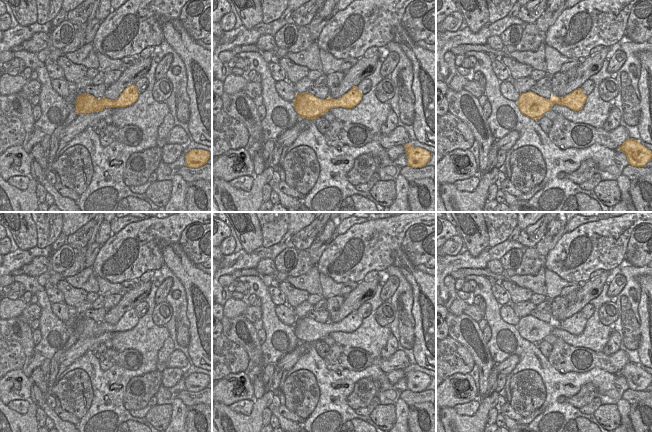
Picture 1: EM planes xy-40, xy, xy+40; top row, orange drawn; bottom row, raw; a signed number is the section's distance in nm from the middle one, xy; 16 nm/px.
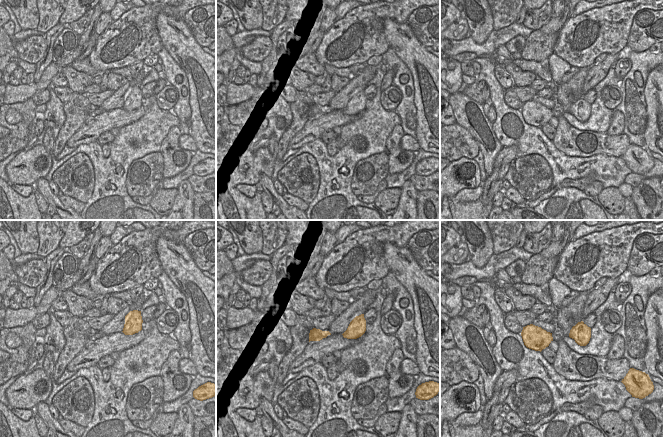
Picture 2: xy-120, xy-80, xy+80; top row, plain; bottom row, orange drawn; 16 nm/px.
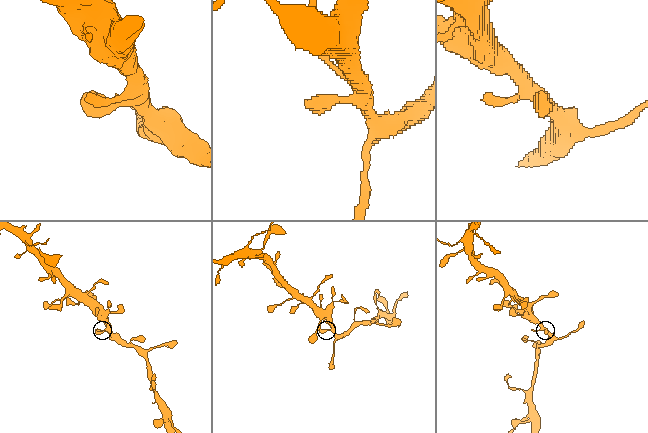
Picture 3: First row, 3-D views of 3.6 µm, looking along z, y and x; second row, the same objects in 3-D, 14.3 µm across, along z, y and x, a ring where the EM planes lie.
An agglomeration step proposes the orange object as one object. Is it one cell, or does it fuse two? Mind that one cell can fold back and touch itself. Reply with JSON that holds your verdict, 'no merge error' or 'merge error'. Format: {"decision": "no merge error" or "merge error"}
{"decision": "no merge error"}

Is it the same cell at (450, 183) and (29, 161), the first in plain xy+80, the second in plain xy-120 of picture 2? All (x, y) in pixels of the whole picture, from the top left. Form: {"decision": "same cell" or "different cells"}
{"decision": "same cell"}

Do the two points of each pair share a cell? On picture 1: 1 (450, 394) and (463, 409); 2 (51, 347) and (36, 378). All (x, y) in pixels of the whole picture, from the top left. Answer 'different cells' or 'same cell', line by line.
1: different cells
2: different cells

